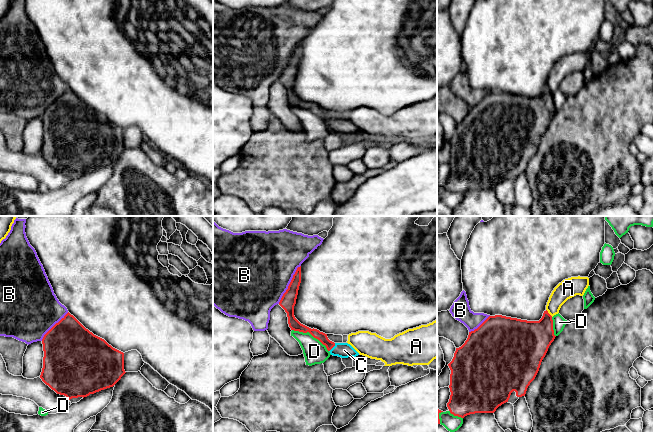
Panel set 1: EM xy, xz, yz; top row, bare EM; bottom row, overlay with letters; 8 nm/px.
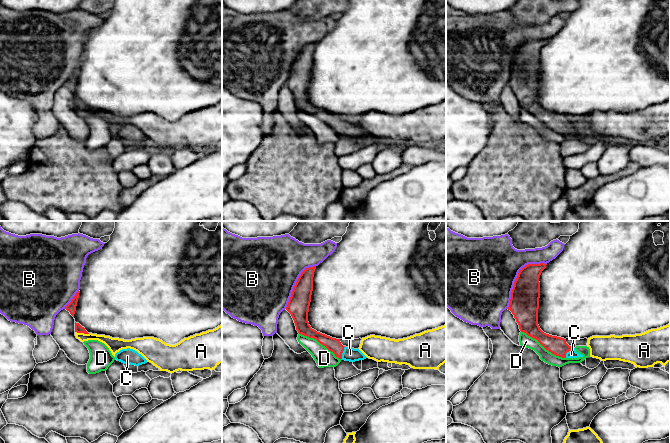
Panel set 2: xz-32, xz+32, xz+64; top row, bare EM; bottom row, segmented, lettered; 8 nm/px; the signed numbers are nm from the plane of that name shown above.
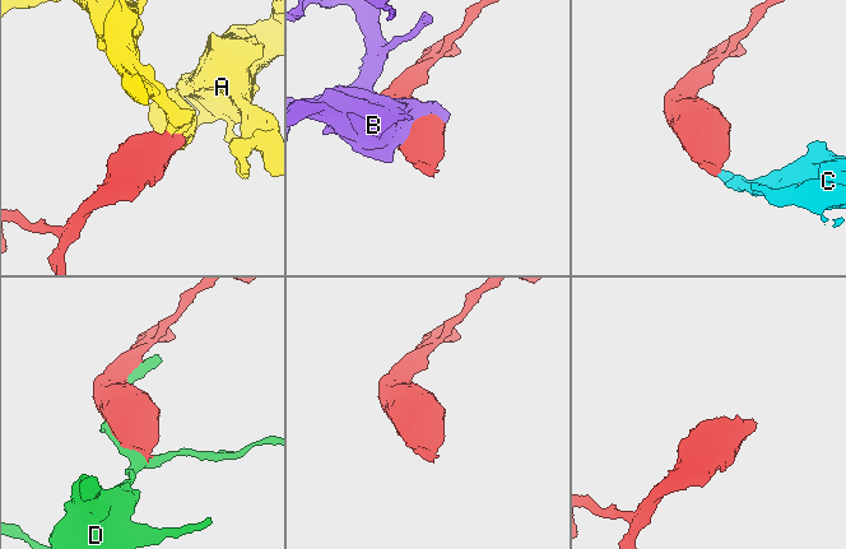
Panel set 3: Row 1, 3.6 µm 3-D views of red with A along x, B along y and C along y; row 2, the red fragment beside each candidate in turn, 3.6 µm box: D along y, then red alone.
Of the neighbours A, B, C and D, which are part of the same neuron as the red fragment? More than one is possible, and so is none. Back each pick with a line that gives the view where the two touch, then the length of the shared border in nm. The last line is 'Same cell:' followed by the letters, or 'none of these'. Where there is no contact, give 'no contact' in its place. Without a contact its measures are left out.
C: contact in xz; length 90 nm
Same cell: C

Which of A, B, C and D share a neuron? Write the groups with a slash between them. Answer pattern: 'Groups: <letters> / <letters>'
Groups: A / B / C / D

